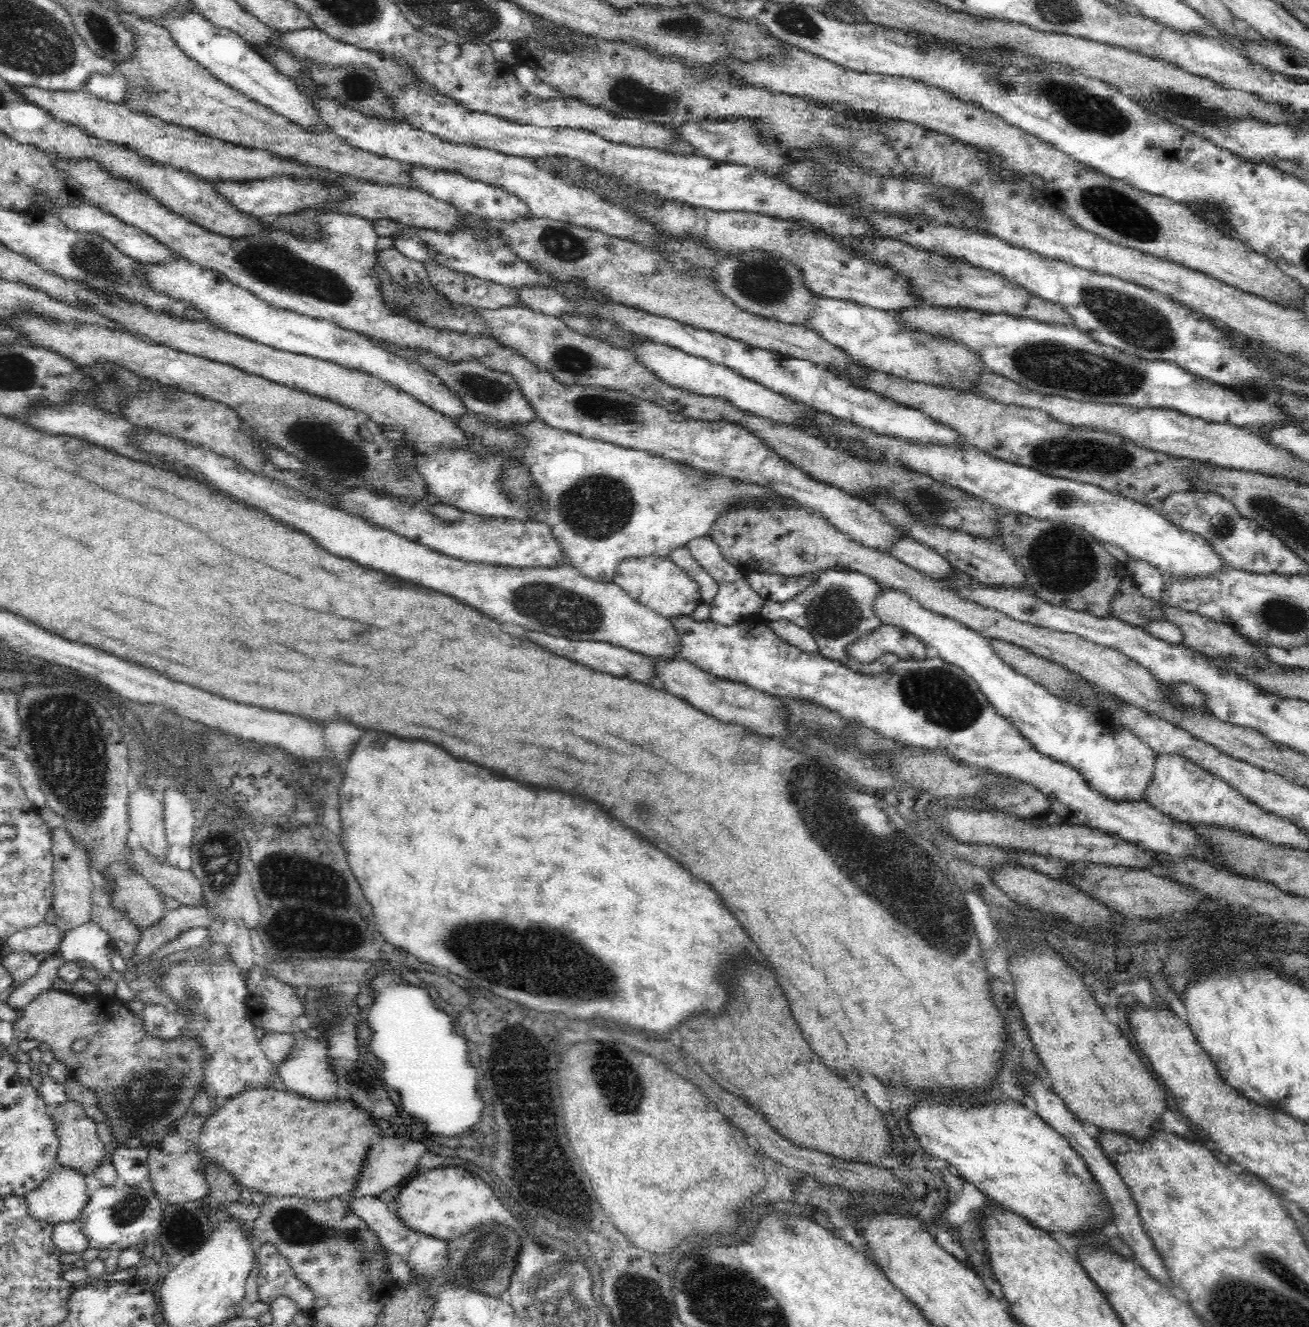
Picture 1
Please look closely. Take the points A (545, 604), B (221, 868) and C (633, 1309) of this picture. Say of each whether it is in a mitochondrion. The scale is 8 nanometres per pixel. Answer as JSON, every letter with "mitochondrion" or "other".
{"A":"mitochondrion","B":"mitochondrion","C":"other"}

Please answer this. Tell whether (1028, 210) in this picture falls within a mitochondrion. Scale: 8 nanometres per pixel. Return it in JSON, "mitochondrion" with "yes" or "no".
{"mitochondrion":"no"}

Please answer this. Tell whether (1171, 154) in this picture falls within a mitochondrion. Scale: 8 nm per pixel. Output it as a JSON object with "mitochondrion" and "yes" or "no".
{"mitochondrion":"no"}

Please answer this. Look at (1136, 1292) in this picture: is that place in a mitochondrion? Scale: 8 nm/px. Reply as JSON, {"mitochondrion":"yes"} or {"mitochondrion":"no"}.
{"mitochondrion":"no"}

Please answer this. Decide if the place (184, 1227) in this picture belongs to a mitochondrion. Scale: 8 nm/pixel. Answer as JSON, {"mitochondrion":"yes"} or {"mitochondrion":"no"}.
{"mitochondrion":"yes"}

